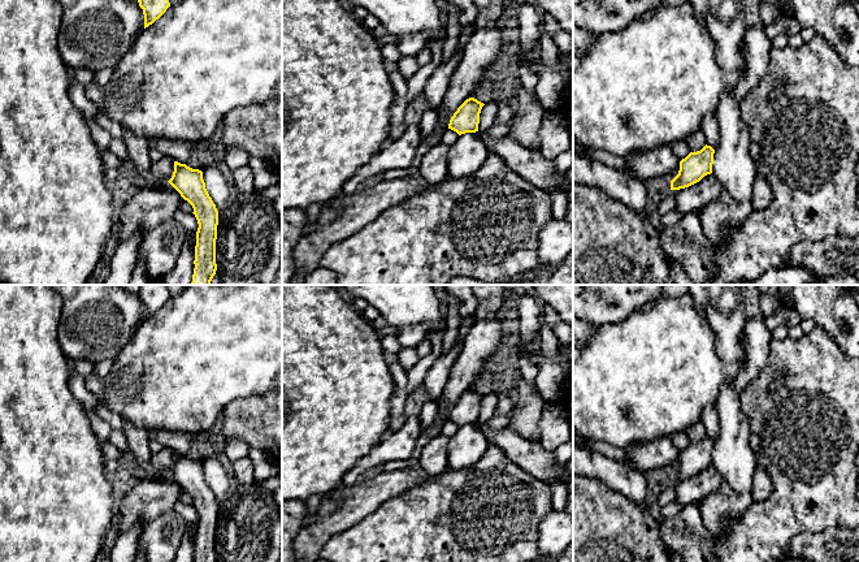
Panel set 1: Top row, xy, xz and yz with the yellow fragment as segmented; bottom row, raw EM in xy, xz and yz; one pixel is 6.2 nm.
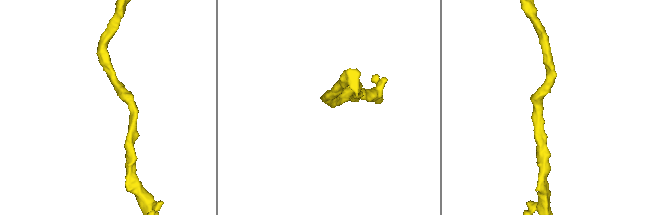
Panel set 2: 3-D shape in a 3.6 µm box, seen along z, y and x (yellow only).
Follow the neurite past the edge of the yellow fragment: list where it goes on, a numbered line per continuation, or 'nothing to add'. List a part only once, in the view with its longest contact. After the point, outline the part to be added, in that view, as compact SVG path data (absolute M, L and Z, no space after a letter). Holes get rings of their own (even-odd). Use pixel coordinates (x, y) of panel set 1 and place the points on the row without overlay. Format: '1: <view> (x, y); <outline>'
nothing to add

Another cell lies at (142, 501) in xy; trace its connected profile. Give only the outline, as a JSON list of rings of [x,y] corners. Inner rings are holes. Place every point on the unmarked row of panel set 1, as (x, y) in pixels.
[[[169,475],[143,476],[123,487],[117,494],[116,509],[121,515],[118,535],[136,523],[148,523],[173,509],[183,489]]]

